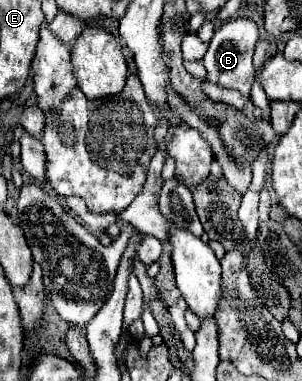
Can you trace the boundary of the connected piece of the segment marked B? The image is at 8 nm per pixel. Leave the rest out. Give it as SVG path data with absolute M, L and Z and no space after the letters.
M235 18L225 22L211 38L209 42L209 50L203 58L203 64L207 68L207 82L219 84L223 88L231 88L231 90L239 90L241 94L249 96L251 84L255 80L255 68L253 68L253 48L255 42L259 38L259 30L257 24L251 18Z

